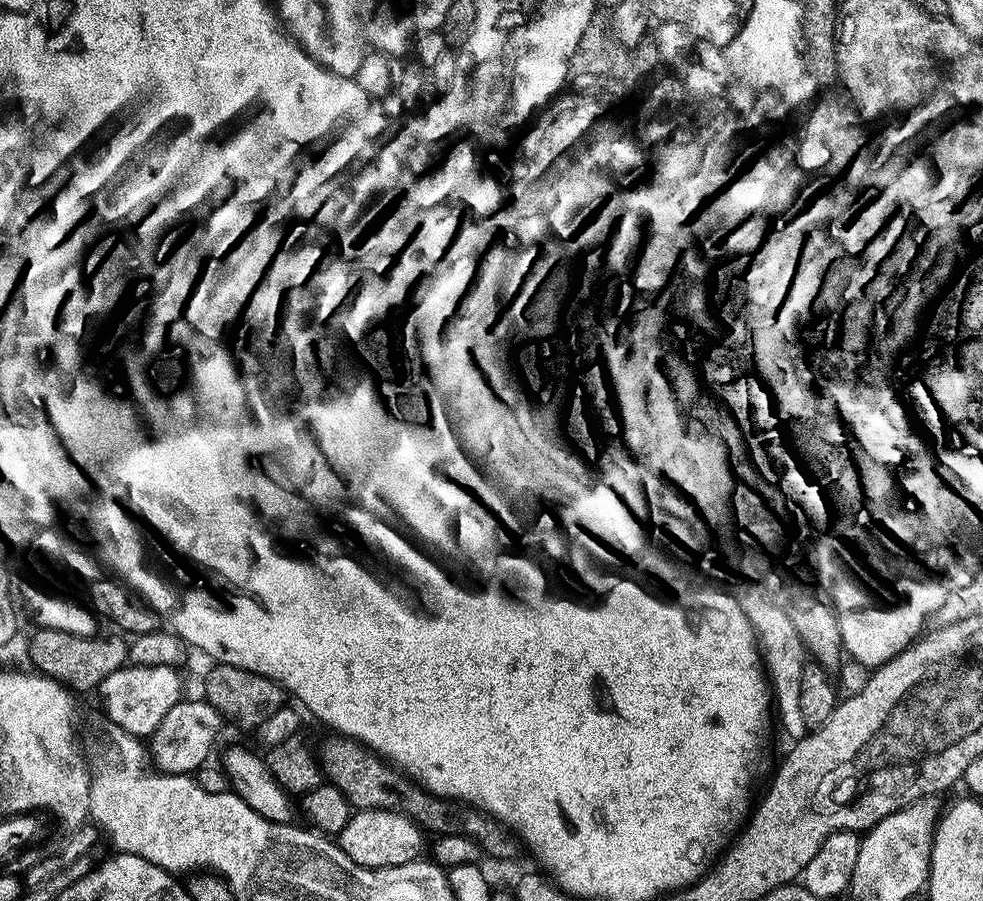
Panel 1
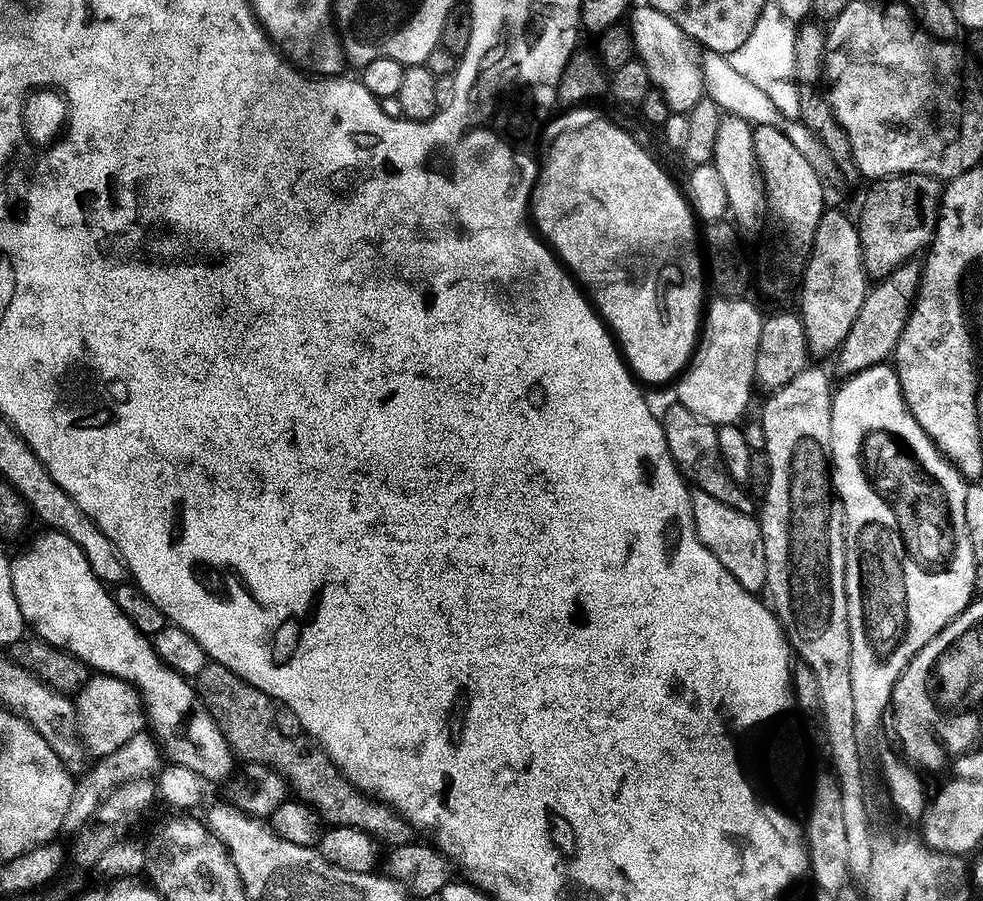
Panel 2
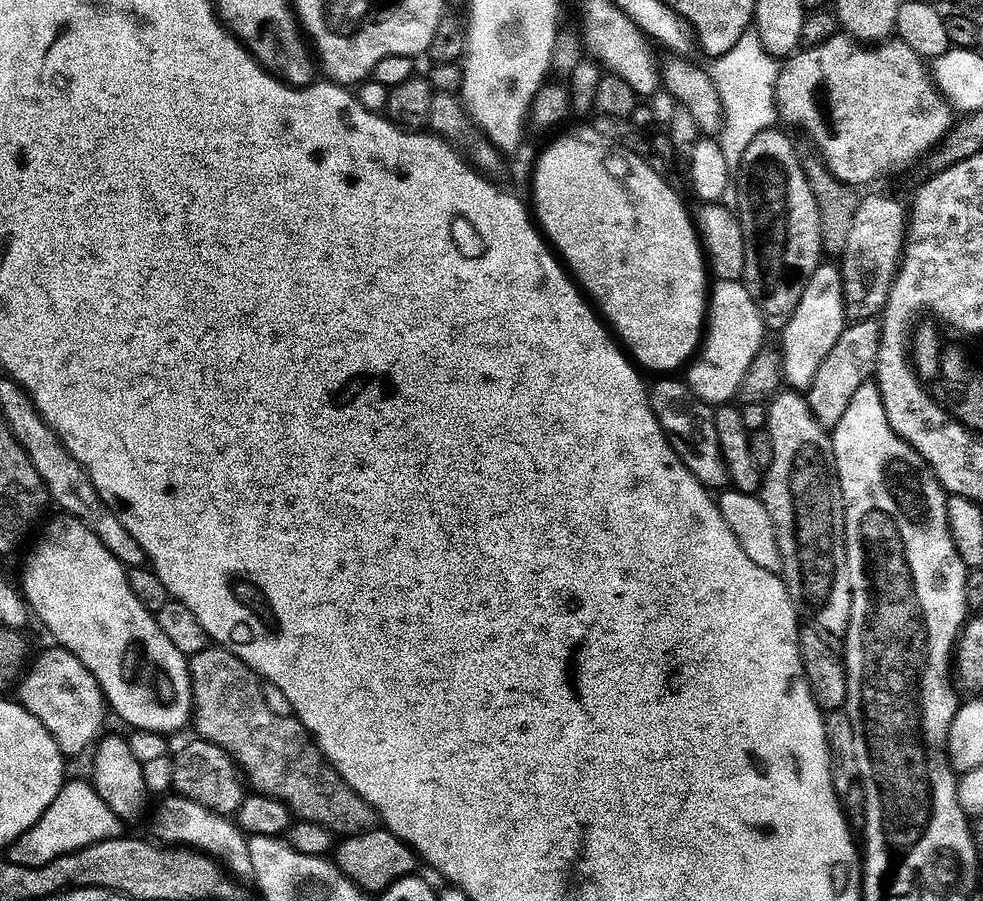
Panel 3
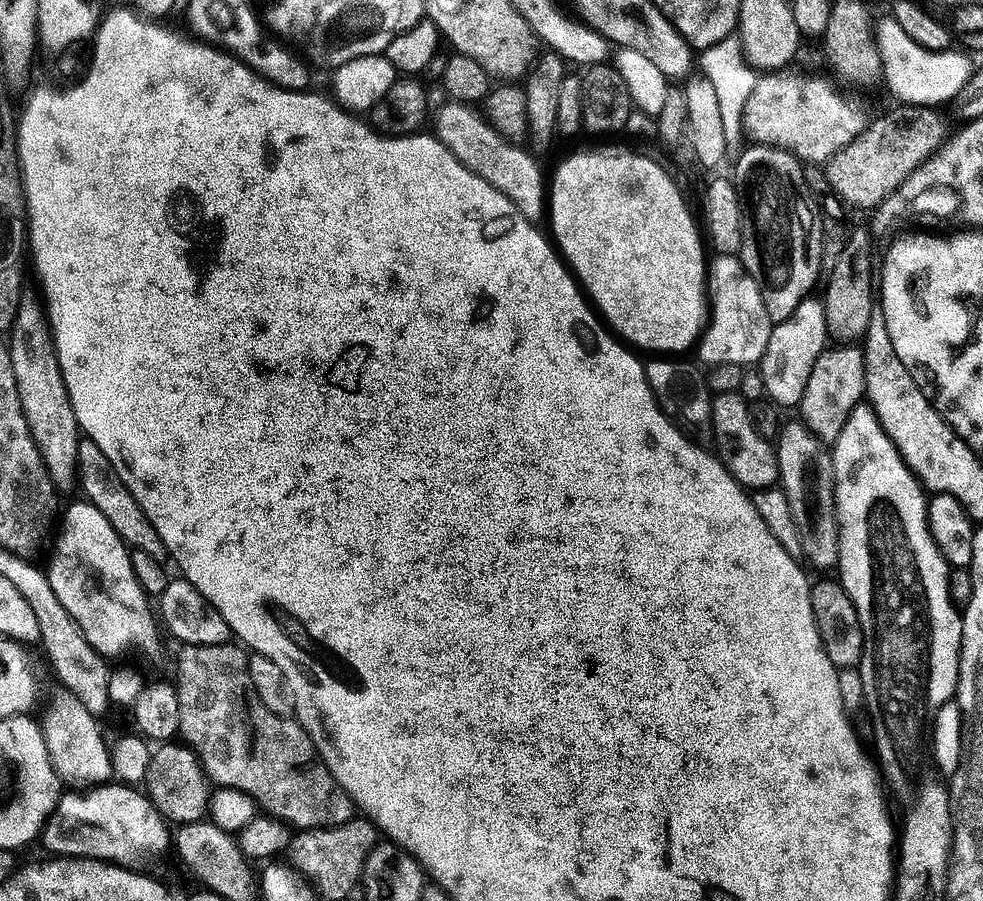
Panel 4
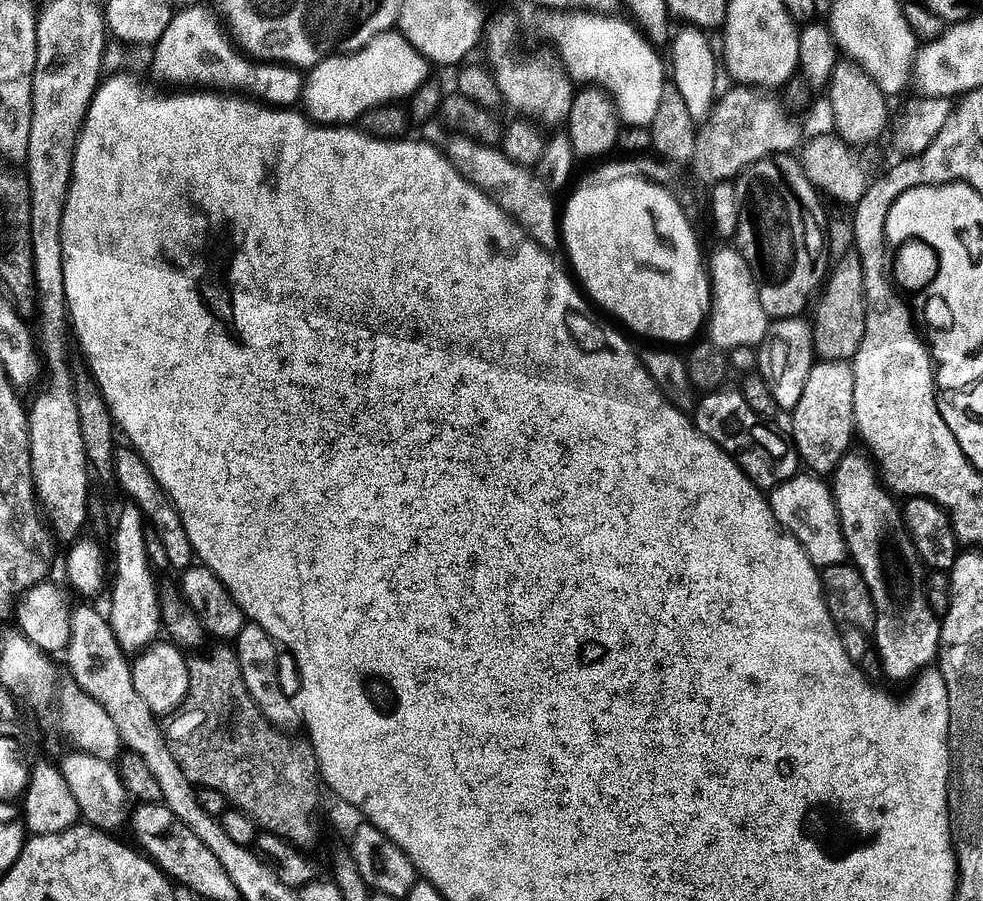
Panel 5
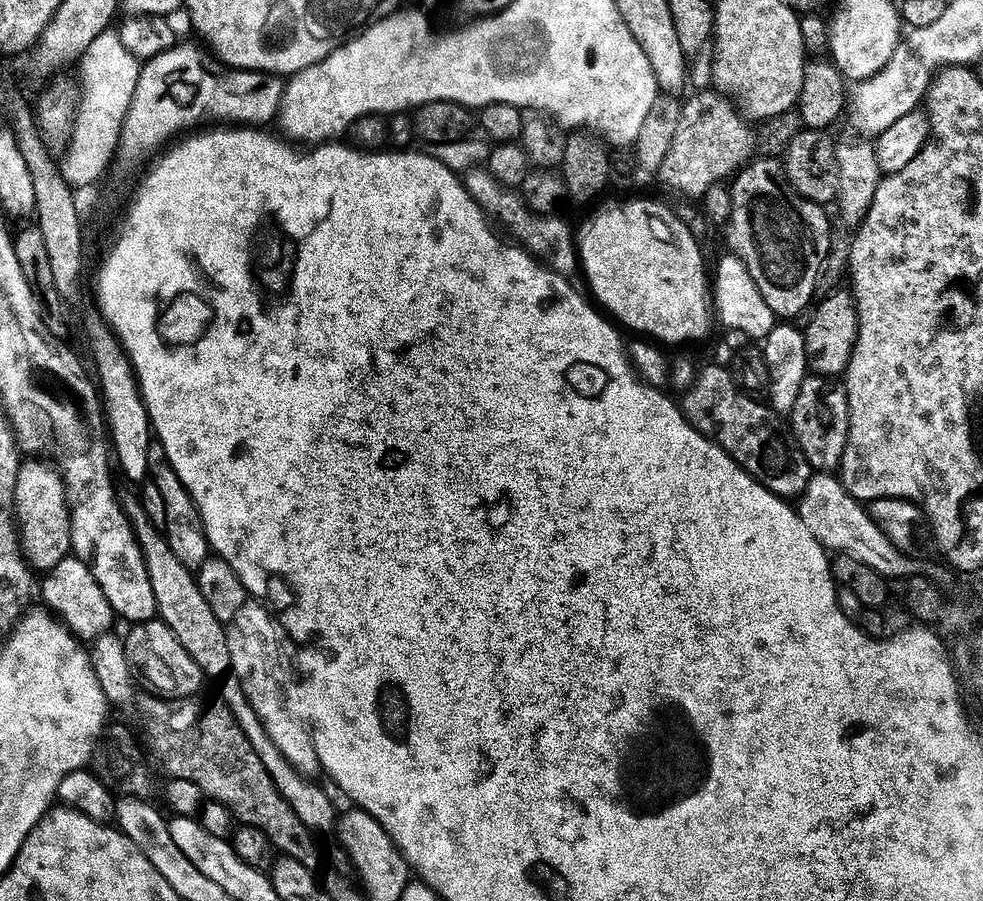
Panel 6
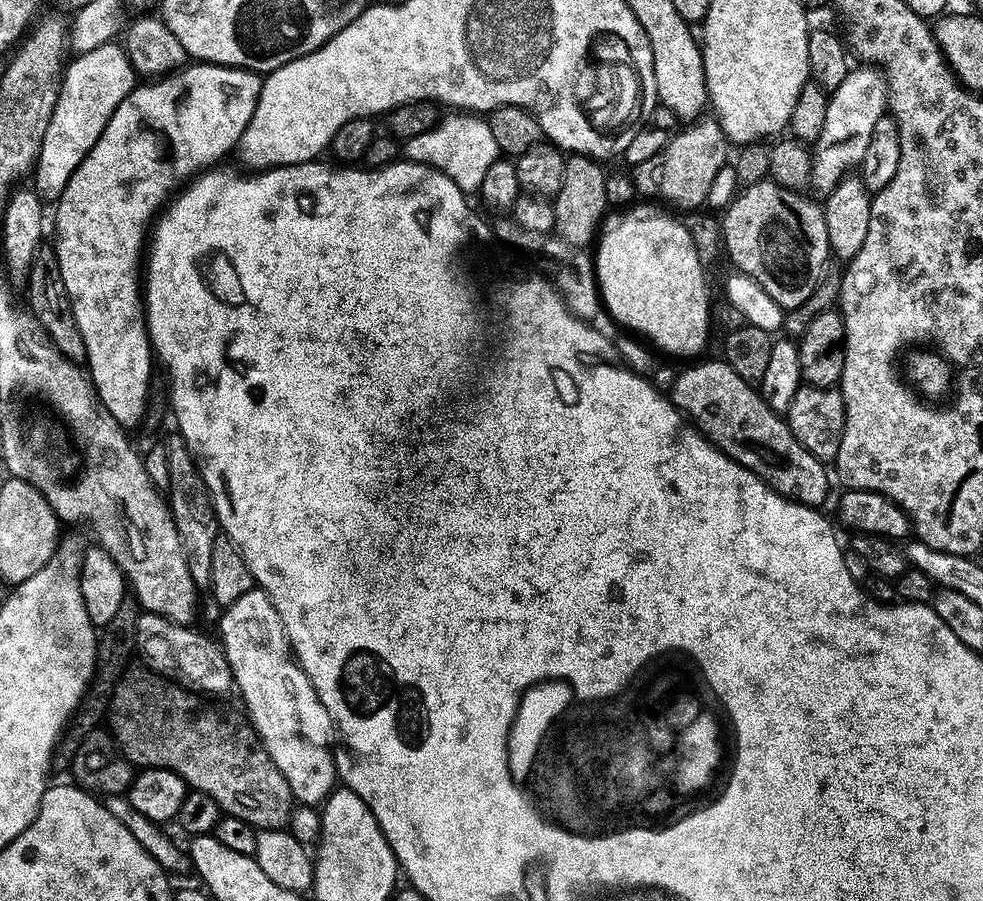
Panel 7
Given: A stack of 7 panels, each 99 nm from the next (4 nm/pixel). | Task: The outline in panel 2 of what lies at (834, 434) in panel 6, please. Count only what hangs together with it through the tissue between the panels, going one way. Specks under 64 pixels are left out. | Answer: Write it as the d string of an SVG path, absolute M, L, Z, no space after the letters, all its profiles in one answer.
M913 260L885 280L879 281L869 291L858 319L854 322L848 338L841 345L836 356L841 377L850 378L867 369L872 369L875 365L885 364L895 355L898 342L901 340L920 294L922 276L923 263Z

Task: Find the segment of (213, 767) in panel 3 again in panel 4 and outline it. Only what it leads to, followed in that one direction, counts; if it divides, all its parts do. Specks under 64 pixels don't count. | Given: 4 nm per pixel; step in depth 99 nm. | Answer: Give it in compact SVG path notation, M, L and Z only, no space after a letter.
M178 742L161 745L153 753L144 788L155 808L173 825L202 822L209 815L212 783L205 774L200 759L187 745Z

